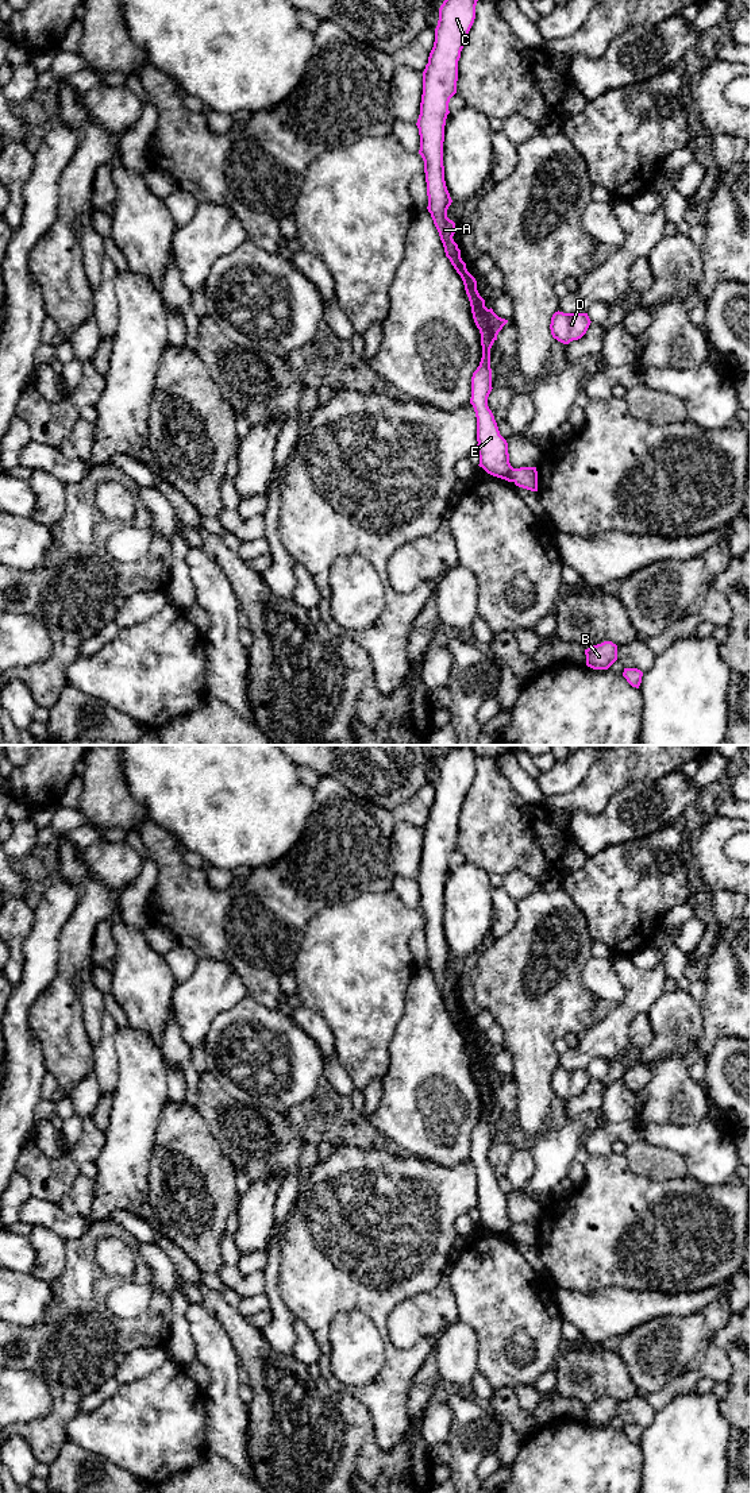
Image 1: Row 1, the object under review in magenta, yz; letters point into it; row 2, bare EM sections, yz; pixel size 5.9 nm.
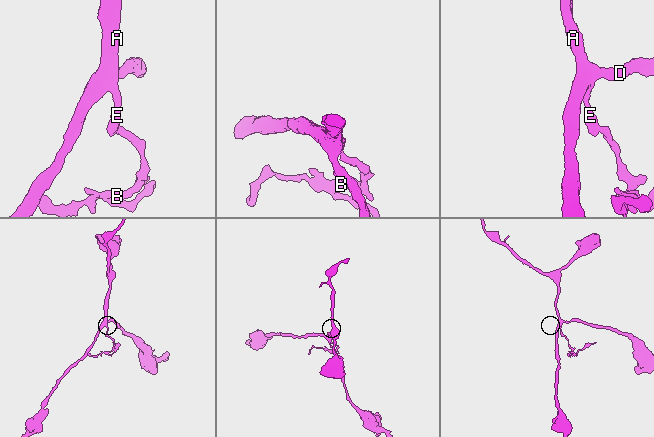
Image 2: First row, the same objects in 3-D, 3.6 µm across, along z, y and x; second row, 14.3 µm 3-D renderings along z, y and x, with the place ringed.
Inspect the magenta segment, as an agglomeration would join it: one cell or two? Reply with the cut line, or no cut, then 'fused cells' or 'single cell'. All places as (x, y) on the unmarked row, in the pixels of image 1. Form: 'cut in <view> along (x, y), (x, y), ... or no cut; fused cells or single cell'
cut in yz along (512, 1225), (513, 1237); fused cells

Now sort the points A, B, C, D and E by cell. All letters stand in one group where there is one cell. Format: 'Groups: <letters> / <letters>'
Groups: A C D E / B

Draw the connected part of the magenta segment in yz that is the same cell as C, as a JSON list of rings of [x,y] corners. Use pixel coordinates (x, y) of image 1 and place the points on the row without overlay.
[[[457,745],[447,751],[439,764],[435,798],[423,827],[423,850],[417,884],[419,910],[424,917],[428,968],[439,988],[446,1012],[461,1031],[470,1057],[474,1079],[481,1089],[482,1114],[471,1133],[471,1154],[477,1173],[477,1208],[480,1223],[488,1230],[513,1238],[508,1199],[500,1191],[497,1178],[488,1162],[492,1147],[490,1104],[508,1076],[485,1062],[477,1046],[475,1034],[467,1027],[461,1006],[454,998],[455,979],[447,973],[452,956],[444,937],[443,898],[450,854],[457,849],[458,817],[475,775],[478,755],[470,745]]]

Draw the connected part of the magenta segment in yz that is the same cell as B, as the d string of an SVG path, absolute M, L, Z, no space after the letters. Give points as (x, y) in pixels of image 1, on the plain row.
M612 1397L585 1405L586 1421L593 1426L608 1426L617 1416L617 1401Z

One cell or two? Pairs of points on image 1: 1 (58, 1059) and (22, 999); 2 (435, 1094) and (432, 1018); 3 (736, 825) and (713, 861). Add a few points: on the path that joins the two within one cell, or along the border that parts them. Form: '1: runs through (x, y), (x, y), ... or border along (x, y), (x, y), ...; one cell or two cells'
1: border along (47, 986), (29, 1015), (29, 1026), (39, 1042); two cells
2: runs through (432, 1075), (432, 1037); one cell
3: runs through (727, 830), (713, 844), (713, 852); one cell

